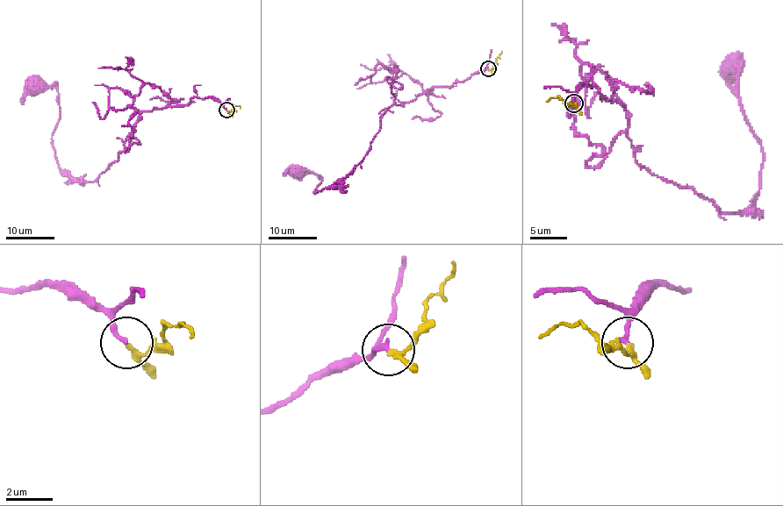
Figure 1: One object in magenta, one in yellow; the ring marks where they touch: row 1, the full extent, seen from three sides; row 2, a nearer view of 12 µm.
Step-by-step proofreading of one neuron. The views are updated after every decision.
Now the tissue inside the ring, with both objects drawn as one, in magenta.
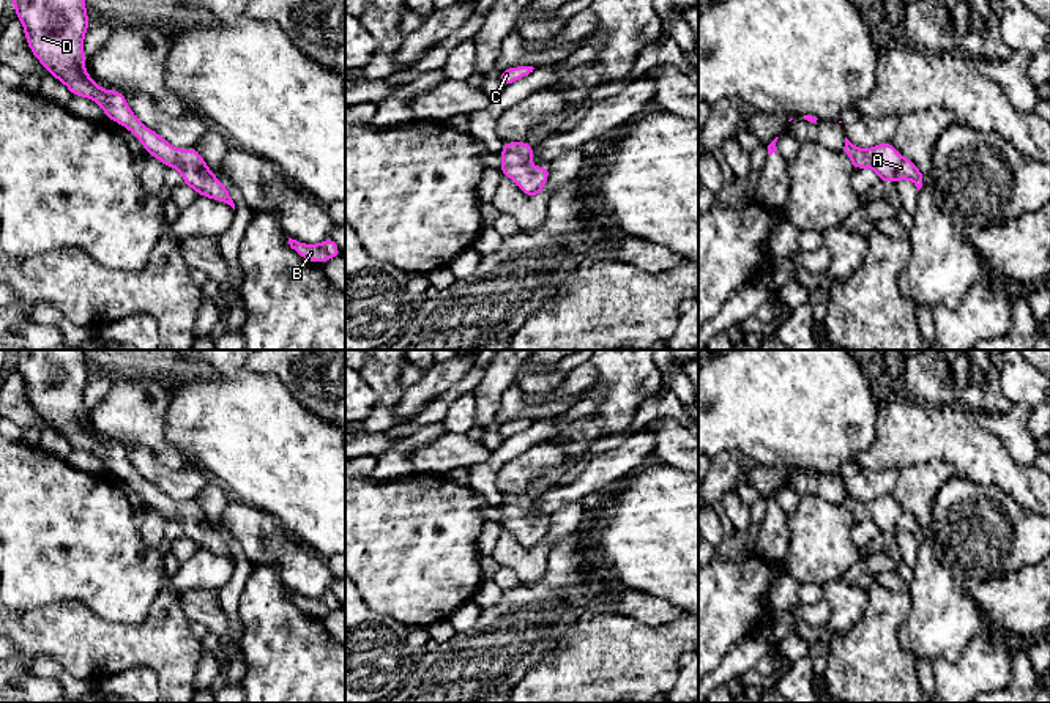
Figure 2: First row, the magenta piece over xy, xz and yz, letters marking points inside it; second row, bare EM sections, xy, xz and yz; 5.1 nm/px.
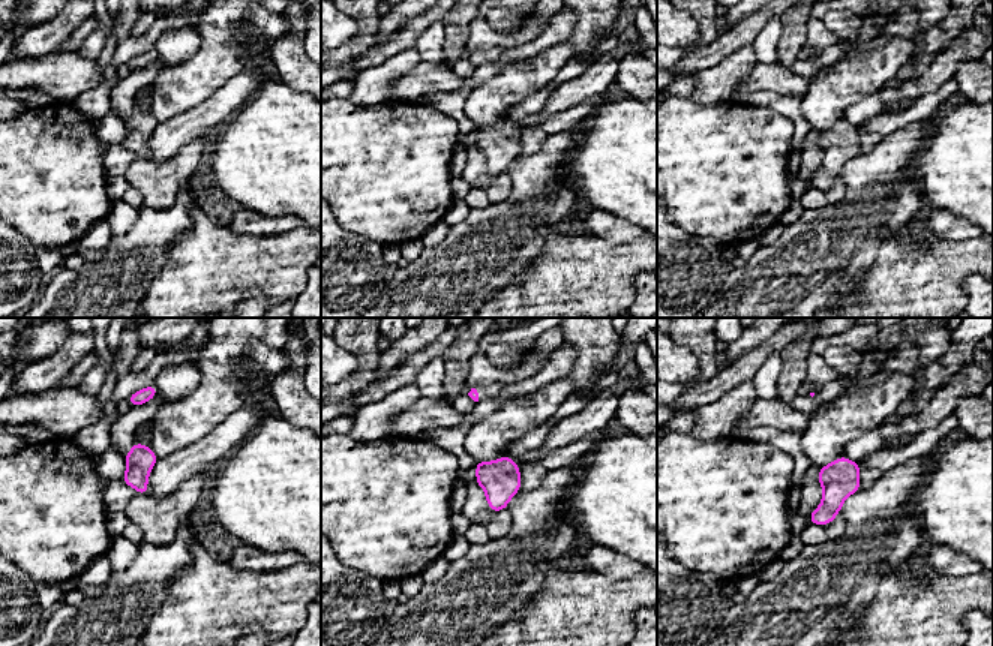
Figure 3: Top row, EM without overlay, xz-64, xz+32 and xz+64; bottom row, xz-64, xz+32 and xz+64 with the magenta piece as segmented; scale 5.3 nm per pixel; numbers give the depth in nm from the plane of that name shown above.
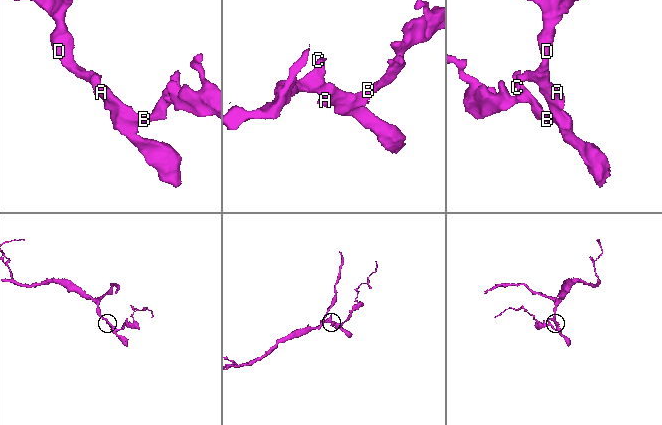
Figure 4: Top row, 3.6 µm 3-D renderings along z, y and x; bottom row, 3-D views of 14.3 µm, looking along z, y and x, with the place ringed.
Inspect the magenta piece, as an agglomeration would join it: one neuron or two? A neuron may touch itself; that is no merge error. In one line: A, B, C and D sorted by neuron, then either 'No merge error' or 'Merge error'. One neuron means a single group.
Groups: A B C D. No merge error

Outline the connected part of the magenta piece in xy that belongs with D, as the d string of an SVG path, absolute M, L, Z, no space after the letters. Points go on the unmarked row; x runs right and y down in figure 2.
M13 350L13 359L24 378L30 404L57 433L71 443L73 449L91 451L98 456L107 471L120 476L140 493L145 504L164 519L177 522L184 537L195 542L197 549L224 555L235 563L227 541L195 501L173 501L137 473L121 444L102 443L85 426L84 389L90 375L84 350Z

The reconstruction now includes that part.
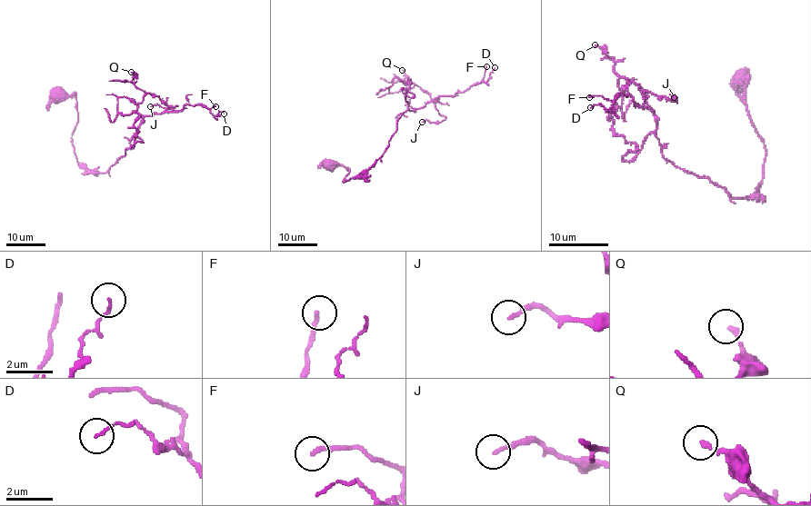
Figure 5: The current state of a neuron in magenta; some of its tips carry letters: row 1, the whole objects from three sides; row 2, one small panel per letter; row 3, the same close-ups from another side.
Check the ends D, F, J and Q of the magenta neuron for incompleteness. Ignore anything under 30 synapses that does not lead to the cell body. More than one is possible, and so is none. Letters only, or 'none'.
none

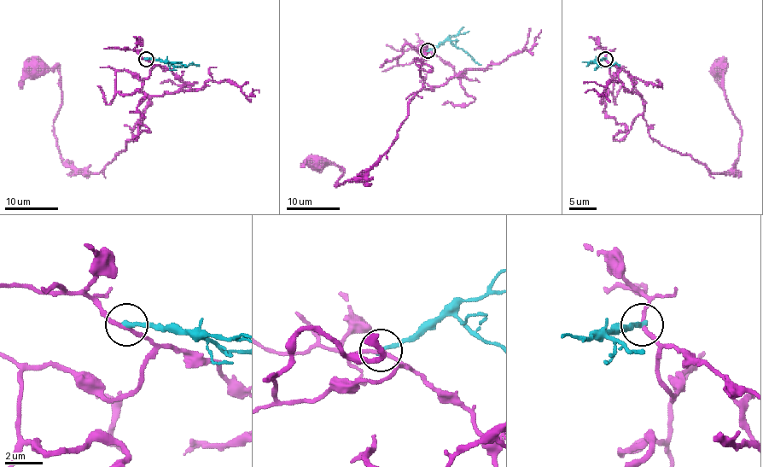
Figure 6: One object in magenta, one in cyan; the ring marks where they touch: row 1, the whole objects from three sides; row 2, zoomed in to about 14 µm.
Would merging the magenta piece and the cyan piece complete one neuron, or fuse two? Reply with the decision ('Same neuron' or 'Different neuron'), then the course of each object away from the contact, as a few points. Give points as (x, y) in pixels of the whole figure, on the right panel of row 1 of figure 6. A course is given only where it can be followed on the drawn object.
Different neuron. Course of magenta: (605, 59), (626, 71), (649, 135), (726, 172), (741, 134), (719, 70). Course of cyan: (605, 59), (596, 61), (601, 66), (615, 63), (620, 66)

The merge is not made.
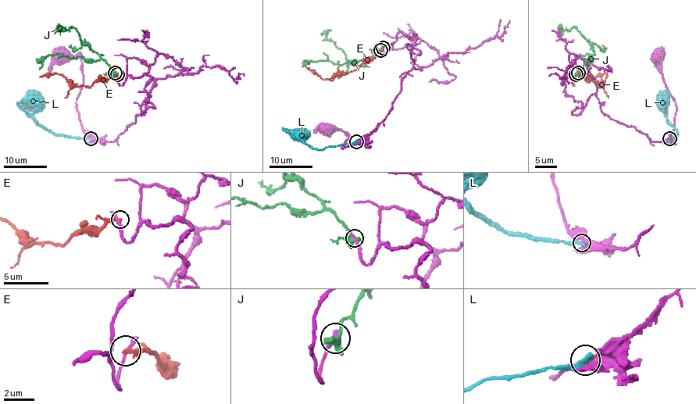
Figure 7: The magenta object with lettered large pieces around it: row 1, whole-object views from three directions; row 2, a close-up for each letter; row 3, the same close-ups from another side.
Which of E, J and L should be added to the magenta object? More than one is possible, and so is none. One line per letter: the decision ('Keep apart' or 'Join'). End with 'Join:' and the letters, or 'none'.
E: Keep apart
J: Keep apart
L: Keep apart
Join: none

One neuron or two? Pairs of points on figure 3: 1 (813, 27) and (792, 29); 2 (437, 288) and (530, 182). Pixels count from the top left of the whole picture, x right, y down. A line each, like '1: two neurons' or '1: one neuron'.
1: two neurons
2: one neuron

